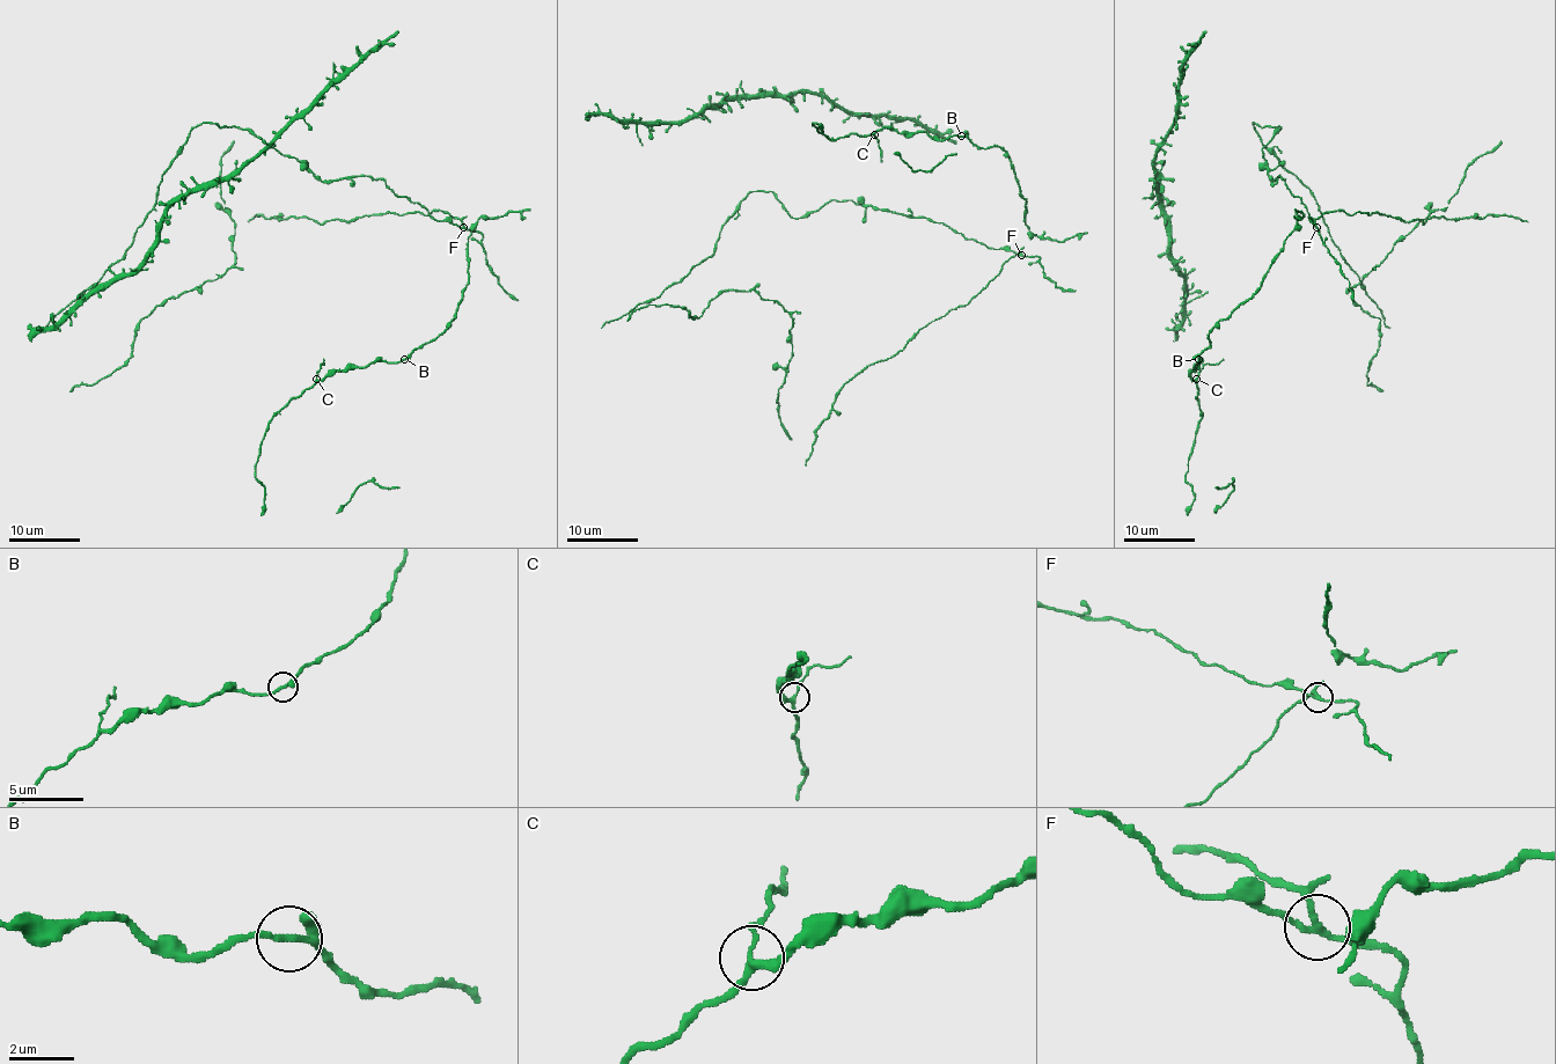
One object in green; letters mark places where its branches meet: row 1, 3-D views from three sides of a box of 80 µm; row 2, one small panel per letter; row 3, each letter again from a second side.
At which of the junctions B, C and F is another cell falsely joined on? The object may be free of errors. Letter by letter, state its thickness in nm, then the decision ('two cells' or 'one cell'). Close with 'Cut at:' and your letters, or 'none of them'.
B: calibre 160 nm; one cell
C: calibre 190 nm; one cell
F: calibre 160 nm; two cells
Cut at: F

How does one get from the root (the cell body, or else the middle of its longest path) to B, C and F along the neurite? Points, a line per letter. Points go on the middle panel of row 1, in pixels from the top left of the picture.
B: (1003, 249), (1017, 254), (1029, 237), (1026, 200), (1010, 158), (999, 147), (981, 148), (961, 136)
C: (1003, 249), (1017, 254), (1029, 229), (1013, 167), (999, 147), (981, 148), (966, 136), (874, 134)
F: (1003, 249), (1020, 254)

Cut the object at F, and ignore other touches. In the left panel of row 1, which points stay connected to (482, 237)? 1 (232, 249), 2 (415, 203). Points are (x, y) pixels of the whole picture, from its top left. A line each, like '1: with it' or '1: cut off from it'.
1: with it
2: with it

